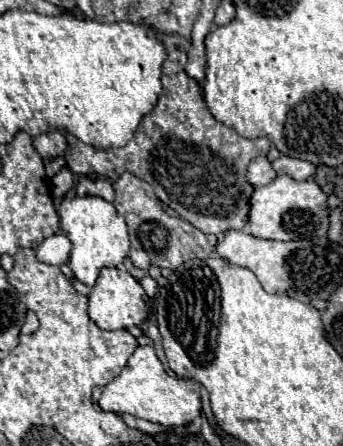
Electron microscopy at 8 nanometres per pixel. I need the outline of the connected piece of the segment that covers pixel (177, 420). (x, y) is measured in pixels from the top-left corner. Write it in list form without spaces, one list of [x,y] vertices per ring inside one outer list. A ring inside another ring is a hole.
[[[152,345],[138,347],[130,355],[122,373],[104,387],[98,405],[104,411],[130,413],[134,417],[140,417],[140,419],[146,419],[146,421],[152,421],[152,423],[160,423],[164,427],[188,425],[202,411],[198,383],[192,381],[192,379],[176,379],[176,377],[166,375],[164,365],[156,357]]]

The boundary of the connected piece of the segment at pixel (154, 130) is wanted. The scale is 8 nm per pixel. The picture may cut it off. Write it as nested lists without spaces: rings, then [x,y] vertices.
[[[158,33],[158,39],[164,43],[168,59],[162,65],[164,91],[154,111],[142,119],[134,137],[120,149],[102,151],[66,133],[66,165],[76,175],[98,175],[112,181],[130,171],[150,183],[164,205],[178,211],[182,219],[206,235],[242,229],[248,221],[248,201],[254,191],[246,181],[246,165],[254,157],[266,155],[272,143],[268,139],[240,137],[232,127],[216,121],[206,107],[202,87],[184,73],[190,43],[180,35],[168,33]]]

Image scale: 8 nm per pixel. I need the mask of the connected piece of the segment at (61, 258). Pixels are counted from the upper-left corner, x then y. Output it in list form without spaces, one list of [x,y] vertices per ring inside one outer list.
[[[56,233],[50,235],[48,239],[44,239],[38,247],[36,247],[36,256],[42,263],[48,265],[62,265],[68,261],[72,243],[64,233]]]

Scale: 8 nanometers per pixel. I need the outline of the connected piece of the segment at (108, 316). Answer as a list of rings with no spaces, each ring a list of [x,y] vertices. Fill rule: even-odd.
[[[112,267],[112,269],[102,269],[96,285],[92,287],[92,293],[88,297],[88,315],[90,319],[100,327],[100,329],[128,329],[132,325],[142,325],[148,317],[148,307],[146,307],[146,293],[142,285],[122,267]]]

